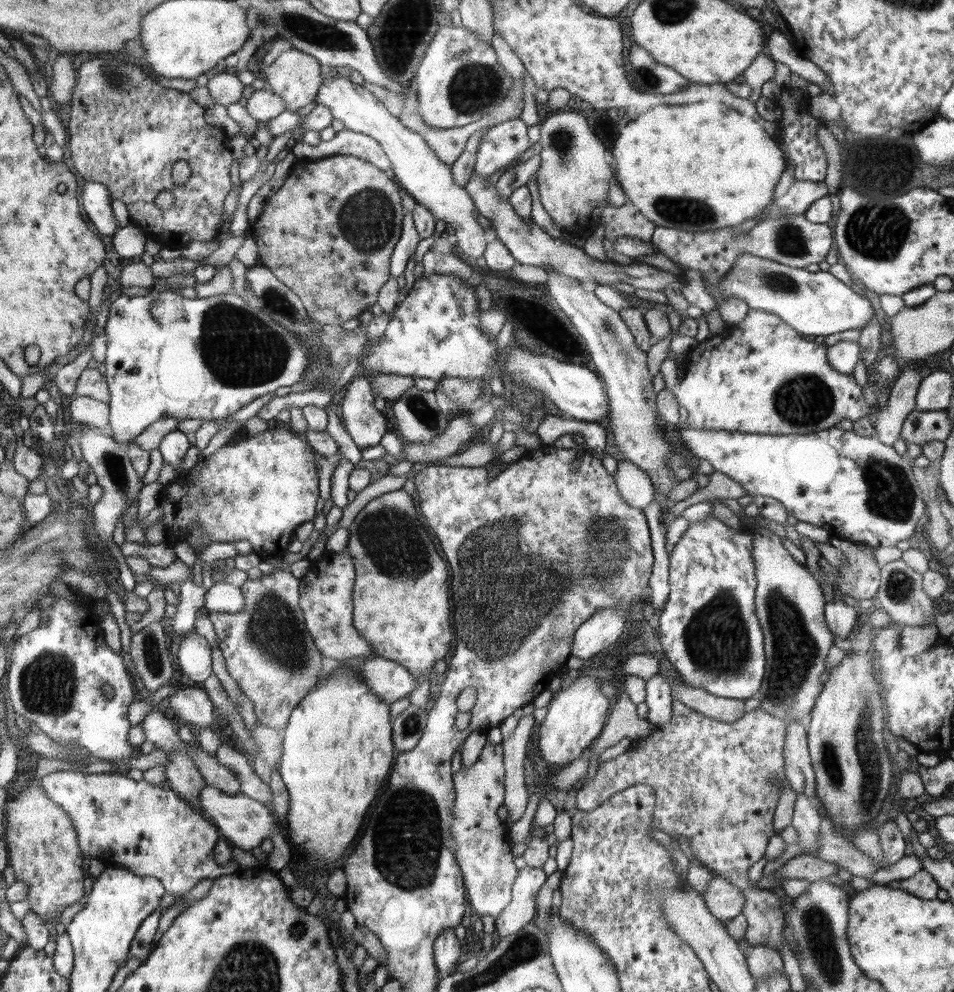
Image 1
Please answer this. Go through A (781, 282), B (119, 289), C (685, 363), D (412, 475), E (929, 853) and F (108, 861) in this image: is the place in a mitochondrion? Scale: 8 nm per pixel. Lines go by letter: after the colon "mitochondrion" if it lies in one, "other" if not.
A: mitochondrion
B: other
C: other
D: other
E: other
F: other

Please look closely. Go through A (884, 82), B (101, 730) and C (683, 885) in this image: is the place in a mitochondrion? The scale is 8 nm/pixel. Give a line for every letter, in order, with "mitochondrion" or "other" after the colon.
A: other
B: other
C: other

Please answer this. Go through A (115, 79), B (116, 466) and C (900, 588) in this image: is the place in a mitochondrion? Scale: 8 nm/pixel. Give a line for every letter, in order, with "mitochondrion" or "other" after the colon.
A: mitochondrion
B: mitochondrion
C: mitochondrion

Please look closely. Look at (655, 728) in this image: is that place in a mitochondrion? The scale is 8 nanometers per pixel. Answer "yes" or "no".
no

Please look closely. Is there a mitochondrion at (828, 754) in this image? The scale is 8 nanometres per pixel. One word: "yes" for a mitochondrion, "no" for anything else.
yes

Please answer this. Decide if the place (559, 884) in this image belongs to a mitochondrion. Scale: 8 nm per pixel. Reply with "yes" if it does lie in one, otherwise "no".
no

